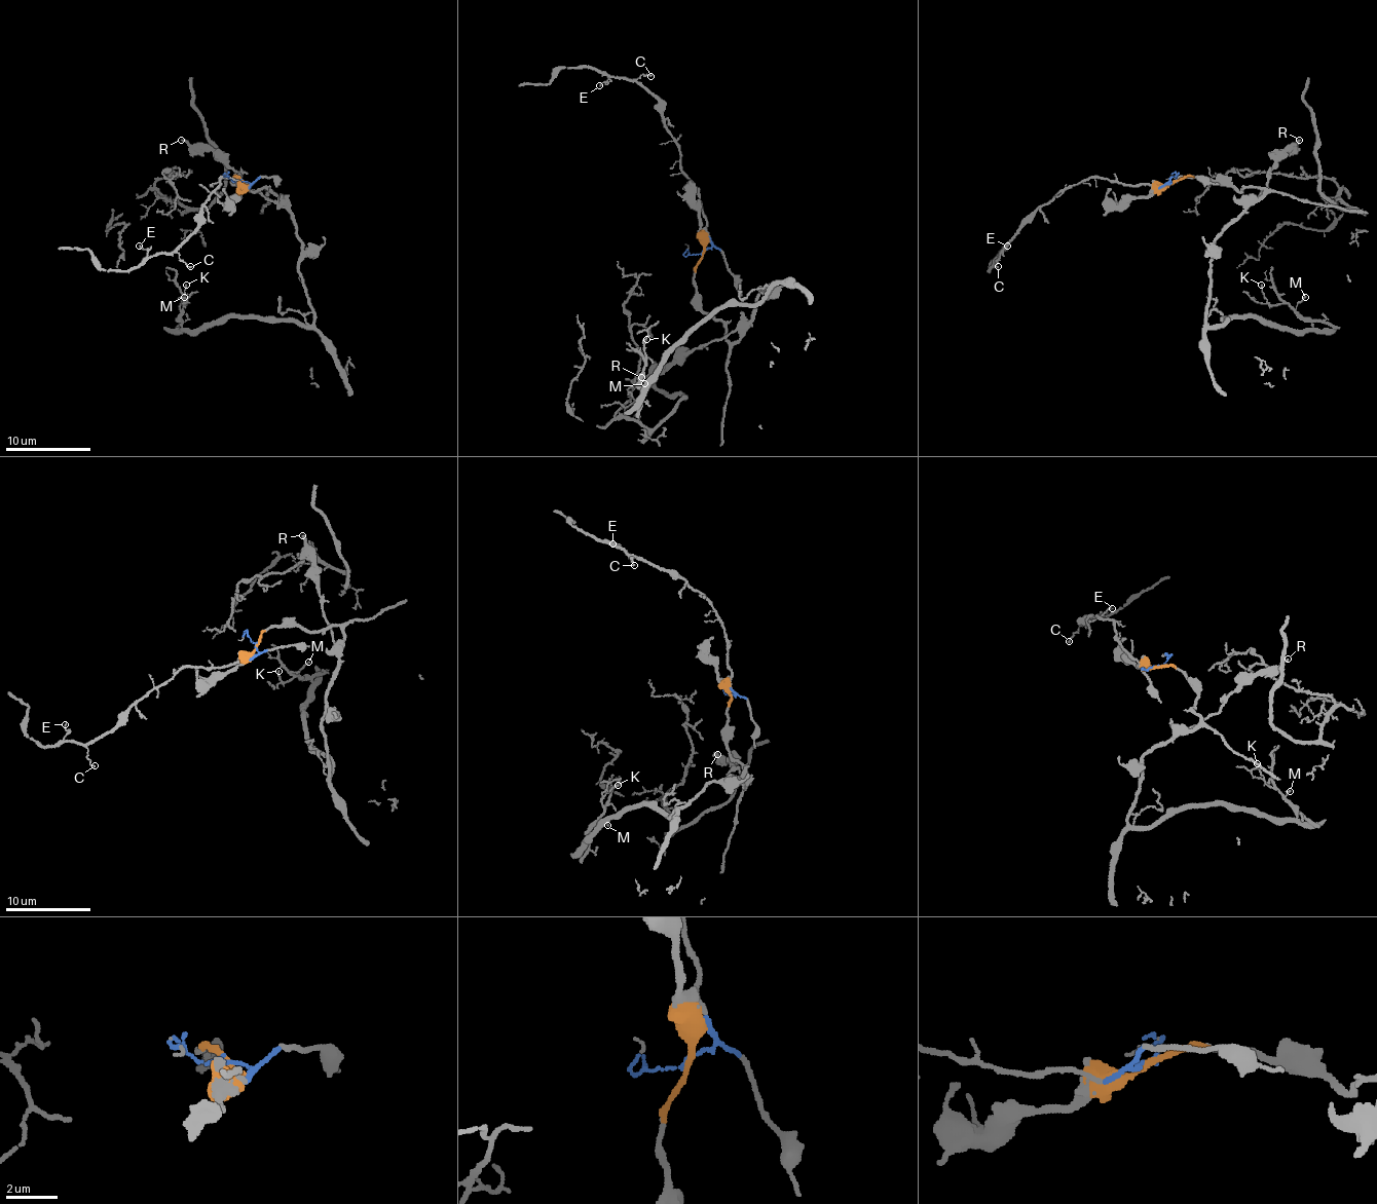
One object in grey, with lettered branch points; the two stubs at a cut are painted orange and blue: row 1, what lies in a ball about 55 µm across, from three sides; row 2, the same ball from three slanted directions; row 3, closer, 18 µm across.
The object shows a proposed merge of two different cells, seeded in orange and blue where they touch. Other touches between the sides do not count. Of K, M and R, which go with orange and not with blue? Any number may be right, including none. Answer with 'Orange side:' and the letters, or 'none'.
Orange side: K, M, R

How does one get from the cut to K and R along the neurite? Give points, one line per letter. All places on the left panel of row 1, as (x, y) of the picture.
K: (243, 182), (272, 190), (291, 216), (310, 309), (197, 331), (182, 327), (187, 284)
R: (243, 182), (278, 196), (274, 202), (253, 192), (210, 150), (180, 139)

